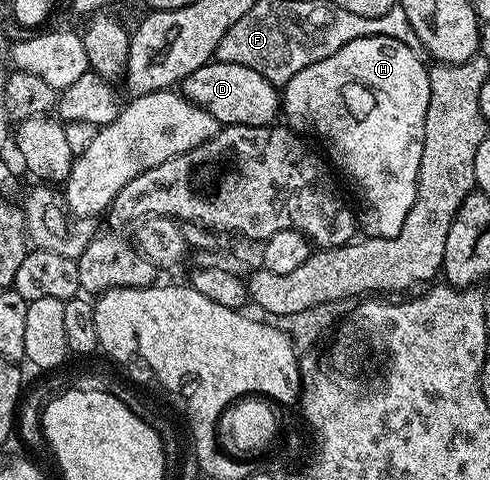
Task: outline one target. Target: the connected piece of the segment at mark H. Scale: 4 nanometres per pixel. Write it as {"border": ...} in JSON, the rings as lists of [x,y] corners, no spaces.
{"border":[[[366,36],[349,42],[349,46],[341,46],[341,50],[337,50],[337,54],[329,54],[329,58],[321,58],[321,62],[313,62],[309,66],[305,66],[305,70],[293,74],[291,81],[282,85],[281,88],[281,116],[282,119],[287,119],[284,120],[286,127],[300,134],[312,132],[323,143],[322,151],[325,153],[326,159],[330,163],[332,160],[336,170],[359,191],[359,200],[363,203],[363,209],[358,209],[357,224],[362,231],[363,228],[367,231],[364,233],[368,237],[393,238],[399,234],[401,226],[405,226],[405,214],[409,214],[409,210],[413,210],[413,202],[417,198],[417,174],[421,166],[421,150],[425,138],[425,110],[429,110],[429,68],[428,65],[423,65],[422,59],[424,60],[424,57],[416,49],[405,46],[405,42],[397,42],[397,38]]]}

